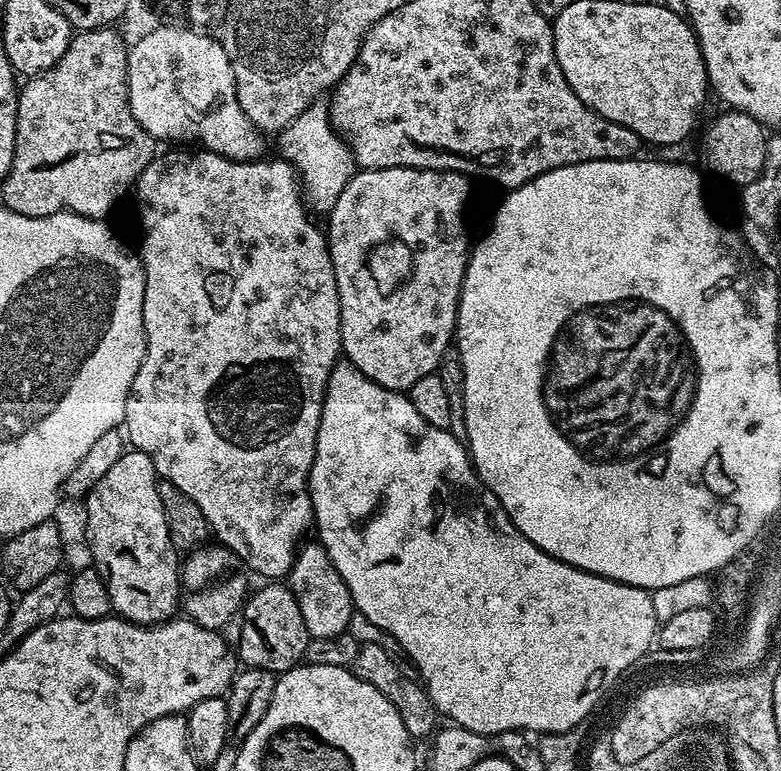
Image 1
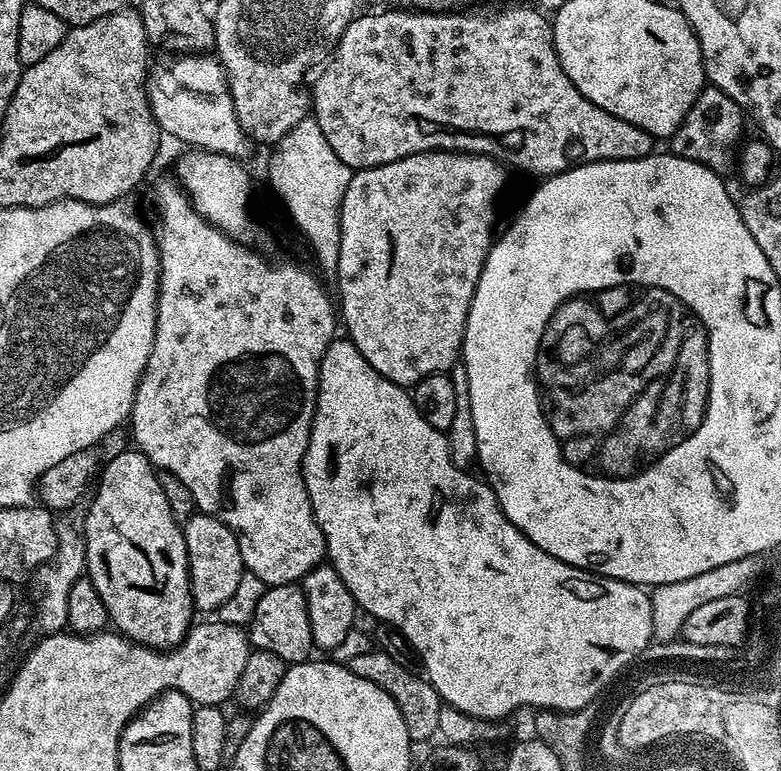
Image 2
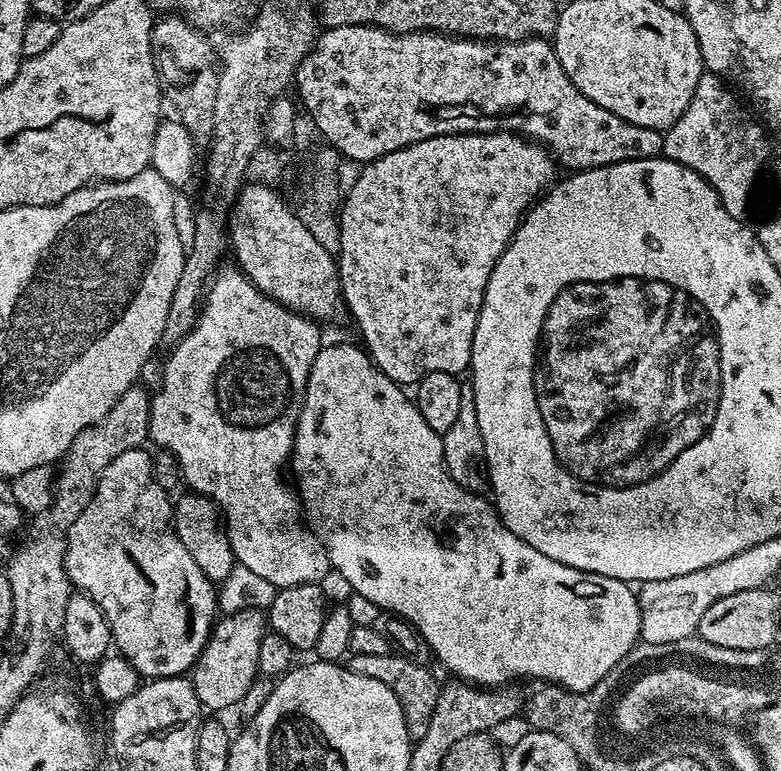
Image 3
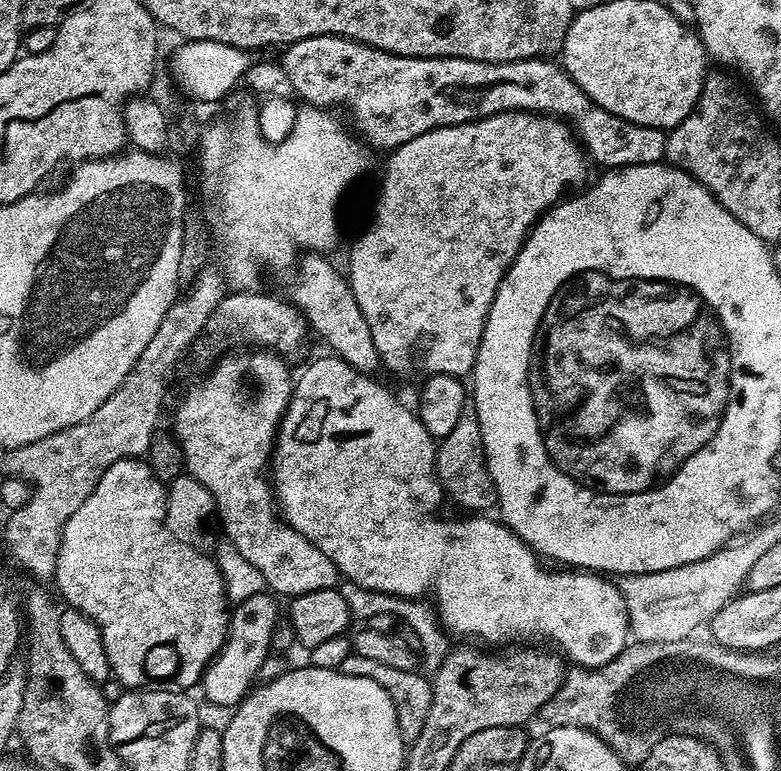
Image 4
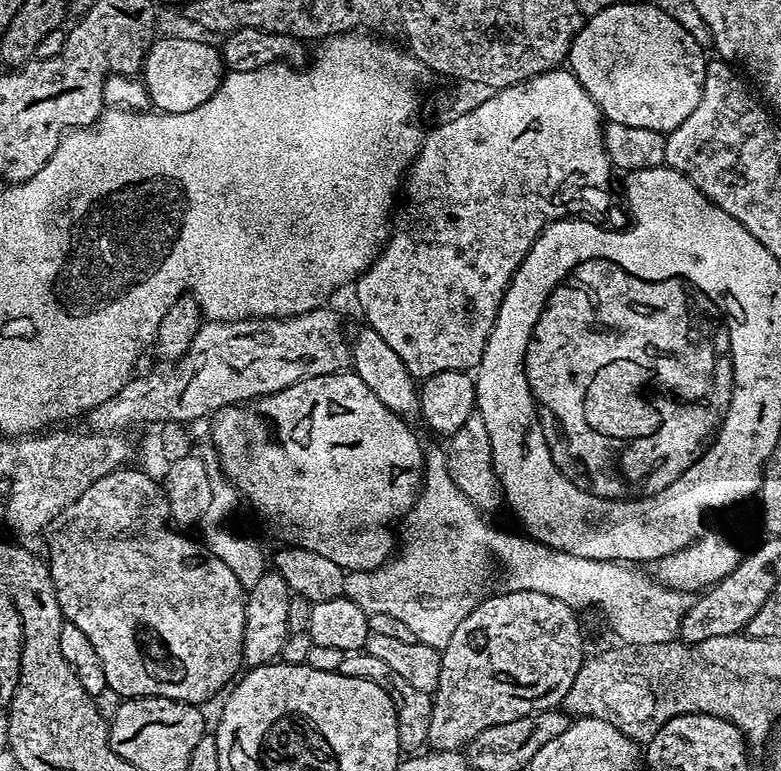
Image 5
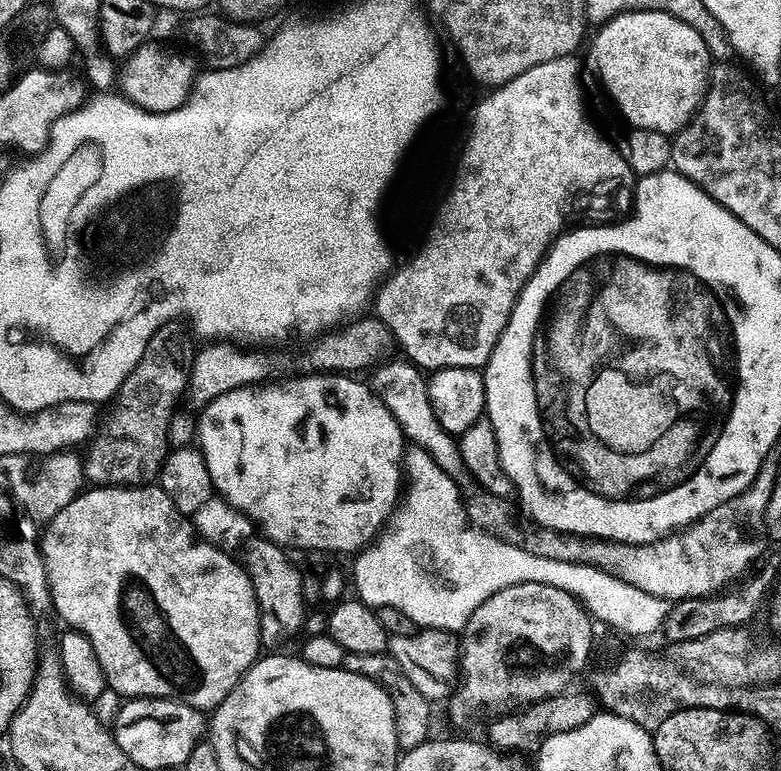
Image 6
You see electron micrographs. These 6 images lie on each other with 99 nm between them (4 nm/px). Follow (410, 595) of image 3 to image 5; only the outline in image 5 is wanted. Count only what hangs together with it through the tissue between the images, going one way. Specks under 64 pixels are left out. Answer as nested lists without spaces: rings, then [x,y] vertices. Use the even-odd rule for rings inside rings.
[[[355,371],[322,374],[314,378],[306,378],[302,382],[294,382],[294,386],[286,386],[269,396],[222,408],[215,413],[212,422],[212,444],[220,455],[219,471],[235,483],[236,489],[247,503],[249,500],[288,539],[289,545],[307,547],[314,554],[322,554],[322,558],[330,558],[330,562],[338,562],[340,568],[351,572],[368,572],[393,555],[394,529],[398,522],[403,521],[408,515],[417,494],[420,493],[424,483],[426,461],[424,461],[424,452],[420,449],[420,440],[408,425],[411,423],[405,417],[394,414],[394,410],[382,406],[382,402],[374,395],[374,390],[370,390],[370,386],[366,386],[366,382],[362,382],[362,378],[357,376]]]

